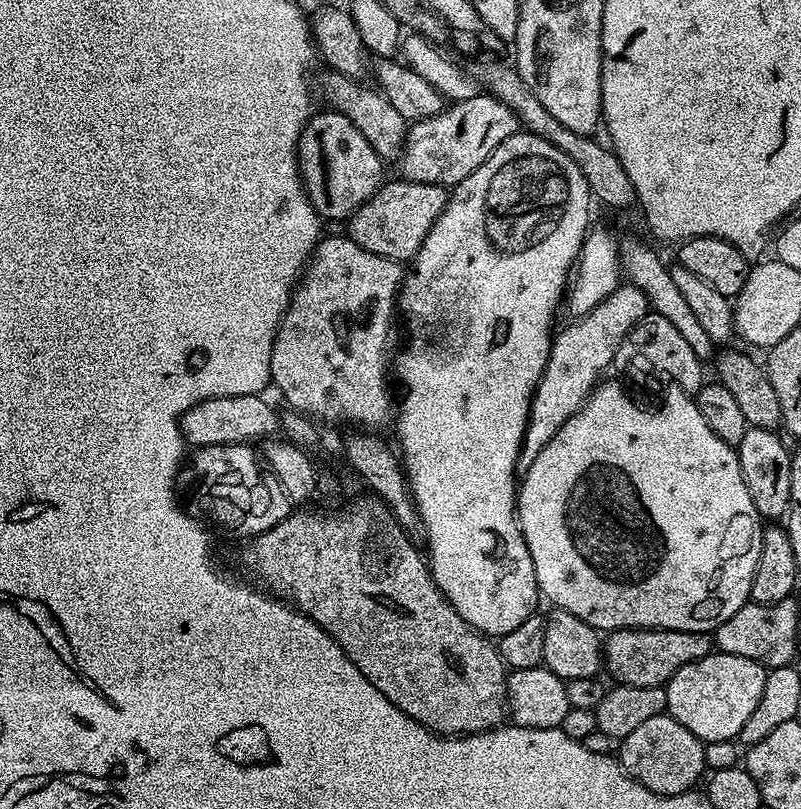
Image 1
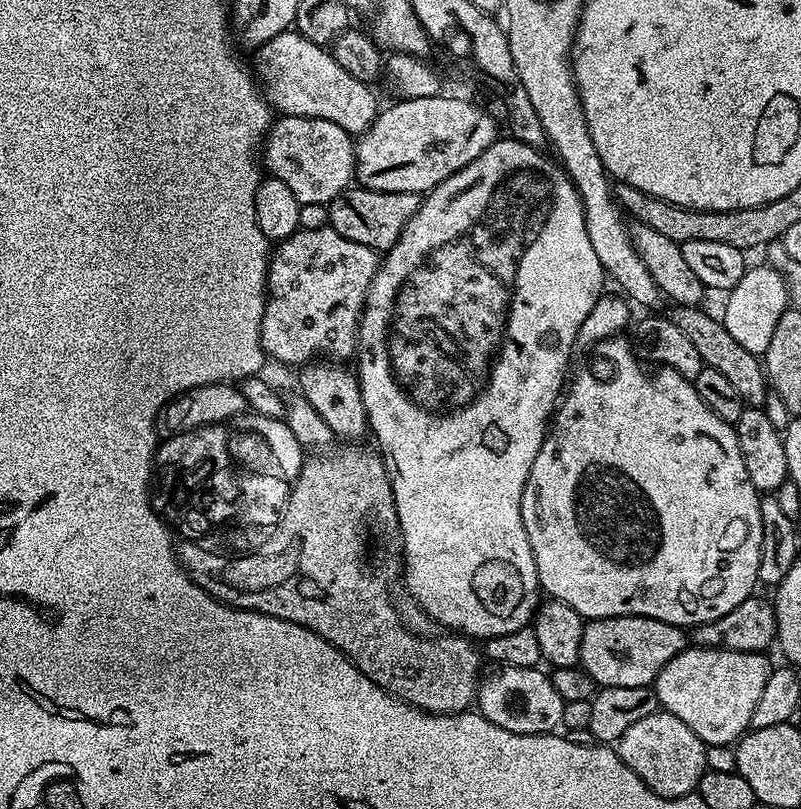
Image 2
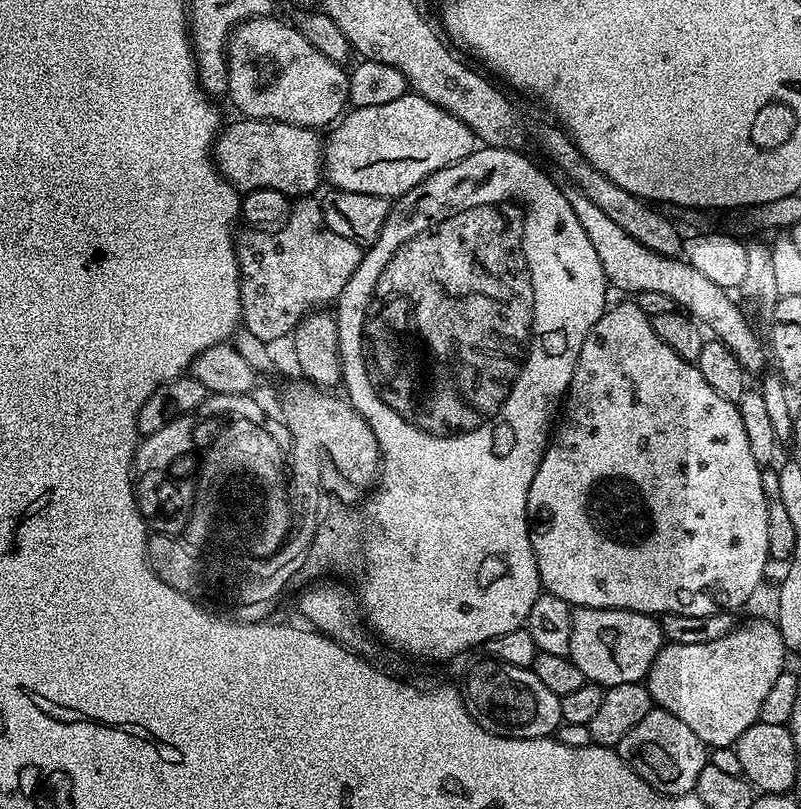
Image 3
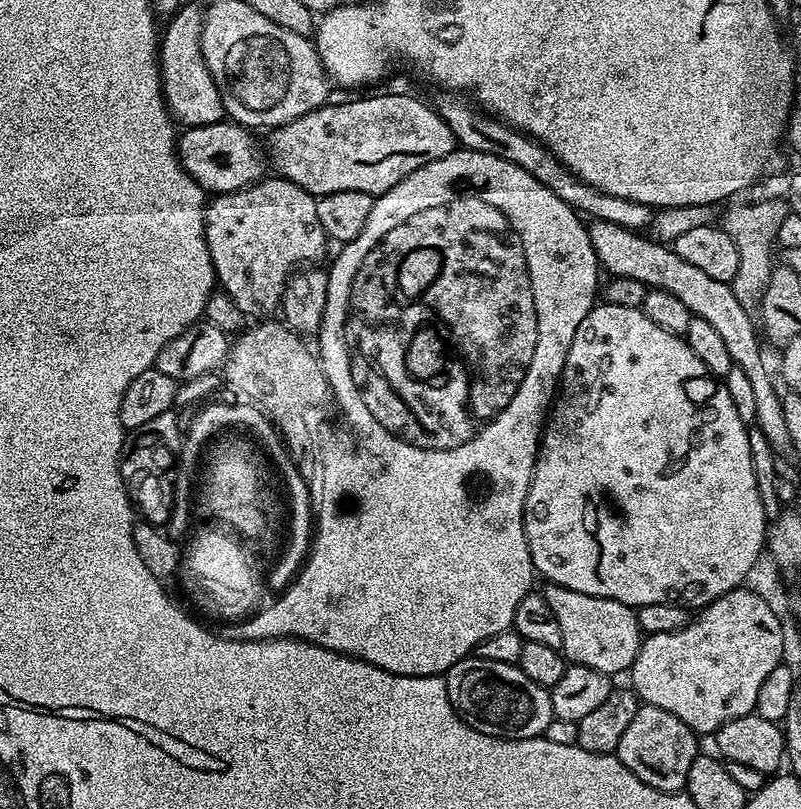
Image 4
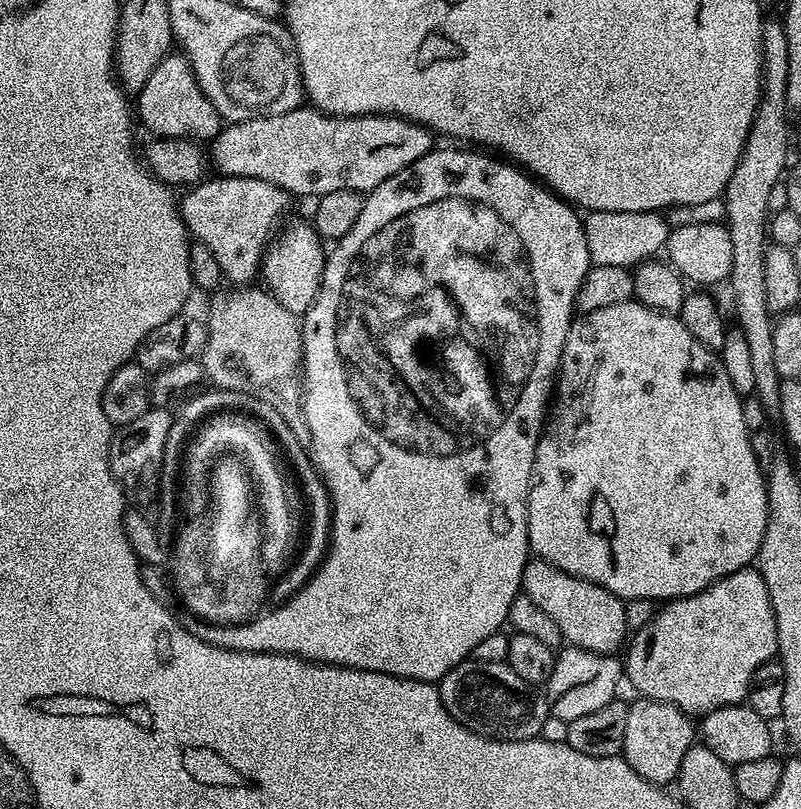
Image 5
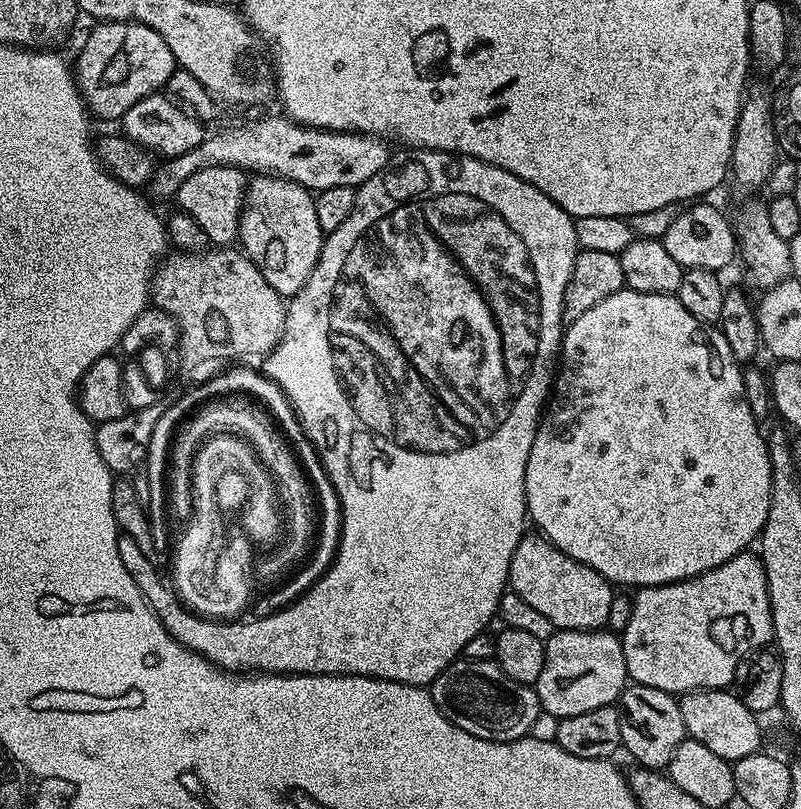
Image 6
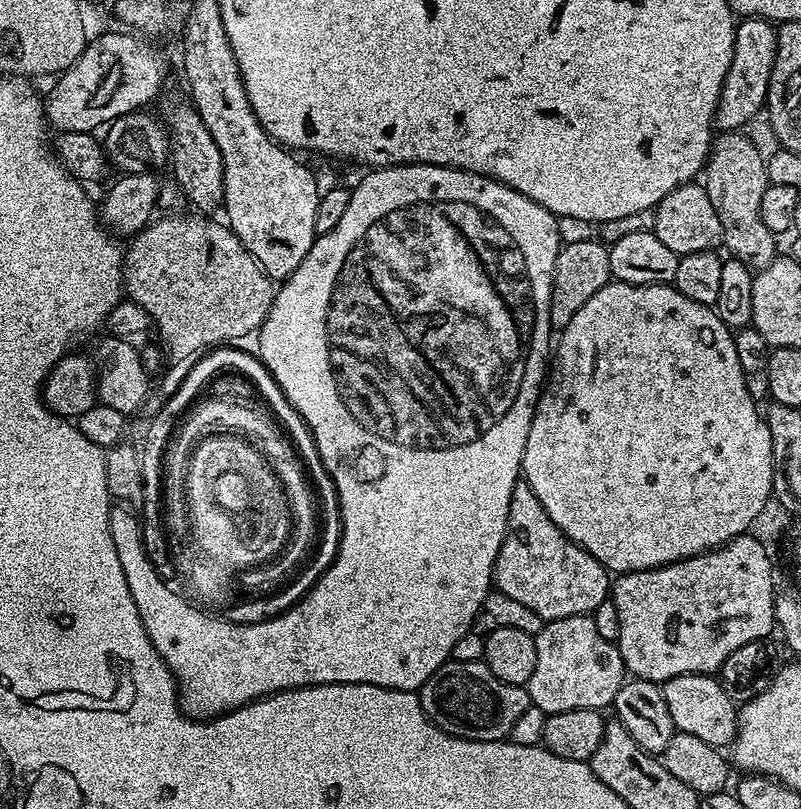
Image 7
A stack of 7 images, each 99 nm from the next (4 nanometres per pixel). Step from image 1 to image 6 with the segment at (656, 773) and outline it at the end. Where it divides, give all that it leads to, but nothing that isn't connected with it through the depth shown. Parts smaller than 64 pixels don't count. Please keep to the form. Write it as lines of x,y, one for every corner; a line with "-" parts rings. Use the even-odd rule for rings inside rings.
629,683
618,701
622,722
622,748
636,759
641,768
667,769
674,750
686,738
679,699
666,690
654,690
654,686

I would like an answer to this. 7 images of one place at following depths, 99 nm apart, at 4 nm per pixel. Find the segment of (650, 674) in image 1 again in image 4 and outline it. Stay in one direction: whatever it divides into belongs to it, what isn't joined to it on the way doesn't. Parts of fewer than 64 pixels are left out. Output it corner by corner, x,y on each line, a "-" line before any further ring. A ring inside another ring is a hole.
548,584
542,594
546,598
546,606
550,606
550,610
554,610
554,618
558,618
558,626
562,630
562,652
572,664
598,670
609,678
616,678
619,672
627,673
631,669
642,639
642,631
636,617
637,609
622,602
614,602
610,598
578,594
578,590
566,590
557,584

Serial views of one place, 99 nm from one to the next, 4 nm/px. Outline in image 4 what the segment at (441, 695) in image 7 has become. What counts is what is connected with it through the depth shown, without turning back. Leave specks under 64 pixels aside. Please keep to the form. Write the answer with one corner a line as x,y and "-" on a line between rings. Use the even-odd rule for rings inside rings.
477,654
450,666
444,676
454,710
474,730
498,740
535,740
552,721
551,691
526,678
516,664
484,660

